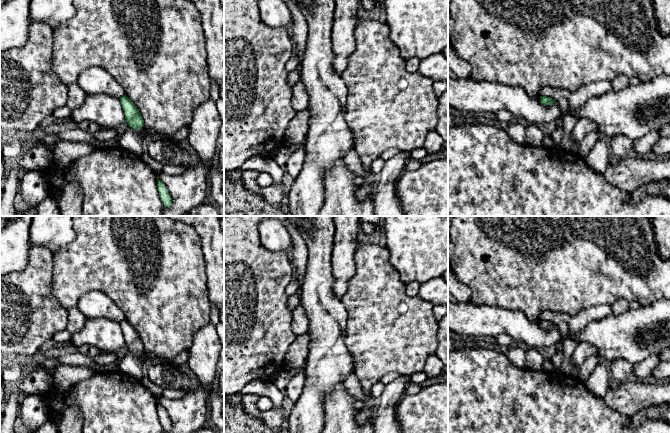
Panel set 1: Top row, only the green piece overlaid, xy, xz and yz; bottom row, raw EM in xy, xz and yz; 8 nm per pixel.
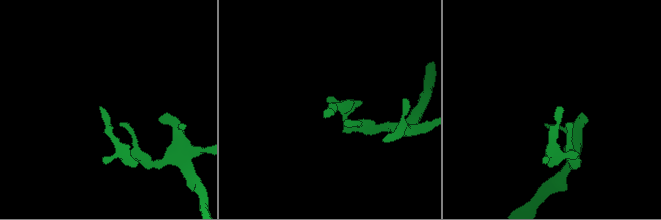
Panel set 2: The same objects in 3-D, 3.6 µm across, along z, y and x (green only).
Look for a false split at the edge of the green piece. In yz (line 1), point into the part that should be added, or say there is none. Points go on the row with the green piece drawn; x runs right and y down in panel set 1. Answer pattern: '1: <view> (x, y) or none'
1: none

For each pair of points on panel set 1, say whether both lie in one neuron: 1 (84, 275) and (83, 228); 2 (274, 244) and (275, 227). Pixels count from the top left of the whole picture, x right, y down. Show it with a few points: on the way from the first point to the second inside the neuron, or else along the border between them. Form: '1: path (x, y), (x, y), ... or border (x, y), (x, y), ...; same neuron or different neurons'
1: path (86, 263), (86, 240); same neuron
2: path (274, 240), (274, 231); same neuron

